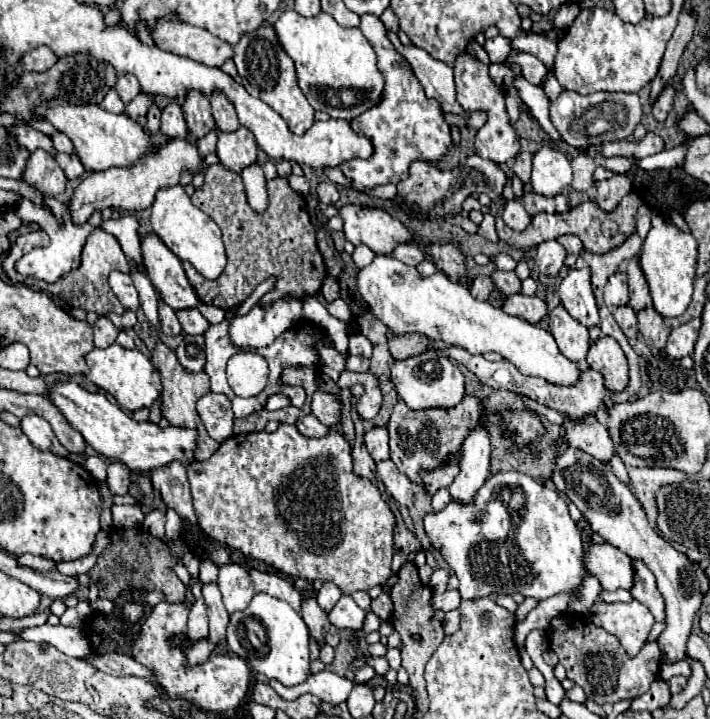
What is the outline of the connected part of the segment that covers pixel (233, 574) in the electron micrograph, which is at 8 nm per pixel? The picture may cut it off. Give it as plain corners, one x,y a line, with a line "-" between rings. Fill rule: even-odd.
228,563
228,565
220,567
218,587
224,597
224,605
226,605
228,613
244,611
256,593
250,575
238,563

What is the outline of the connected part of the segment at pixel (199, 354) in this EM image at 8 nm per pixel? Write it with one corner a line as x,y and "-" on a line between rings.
184,335
184,341
176,347
178,363
188,373
198,373
204,369
206,353
204,353
204,337
202,335

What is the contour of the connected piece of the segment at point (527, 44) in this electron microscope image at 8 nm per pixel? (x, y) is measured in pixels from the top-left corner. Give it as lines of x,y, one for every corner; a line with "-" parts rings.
546,31
544,33
534,33
534,35
520,35
520,37
512,39
512,47
536,55
544,65
548,65
548,69
554,63
556,43
548,37

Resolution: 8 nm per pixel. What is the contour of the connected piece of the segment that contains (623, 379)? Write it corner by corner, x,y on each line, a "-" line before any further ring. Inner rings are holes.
602,337
592,343
586,361
604,375
606,387
612,393
622,393
628,387
628,361
616,339

